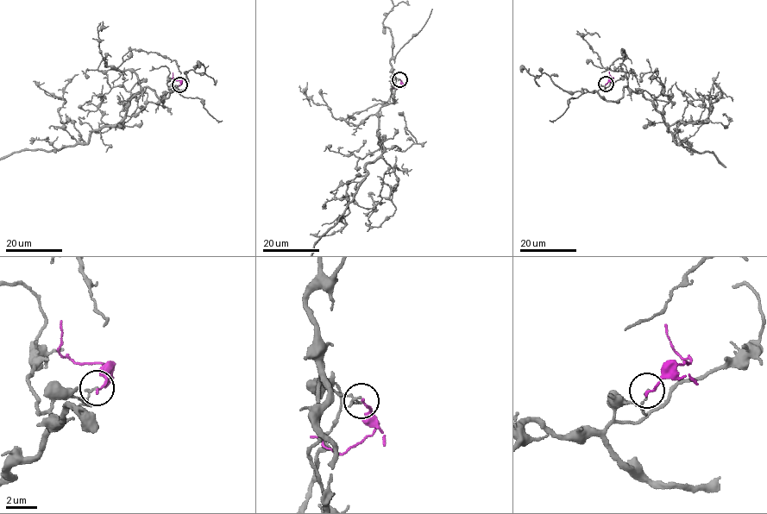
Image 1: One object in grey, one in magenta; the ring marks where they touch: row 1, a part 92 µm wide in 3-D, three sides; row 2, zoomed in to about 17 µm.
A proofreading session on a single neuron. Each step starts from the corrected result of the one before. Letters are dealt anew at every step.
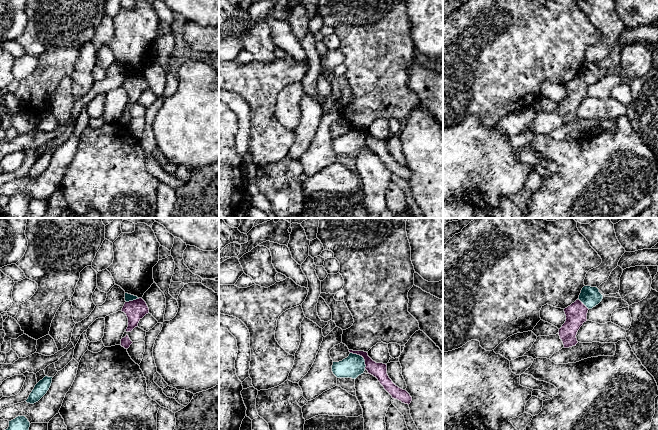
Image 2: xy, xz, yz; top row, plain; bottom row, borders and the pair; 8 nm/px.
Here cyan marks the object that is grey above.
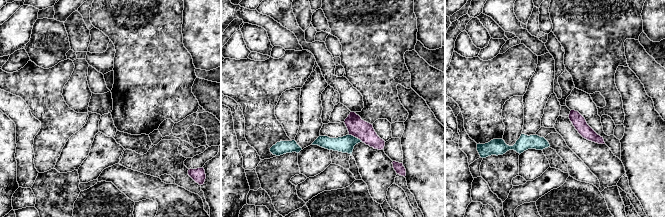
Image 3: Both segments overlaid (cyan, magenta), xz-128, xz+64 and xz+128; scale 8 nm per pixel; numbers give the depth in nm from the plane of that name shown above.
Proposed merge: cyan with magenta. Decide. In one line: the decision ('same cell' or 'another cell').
another cell

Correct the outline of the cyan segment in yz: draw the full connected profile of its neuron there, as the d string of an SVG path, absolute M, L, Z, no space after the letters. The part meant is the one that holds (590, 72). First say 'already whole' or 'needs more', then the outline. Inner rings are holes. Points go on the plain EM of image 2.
already whole | M584 62L578 75L588 85L592 85L602 77L603 71L599 68L597 63Z

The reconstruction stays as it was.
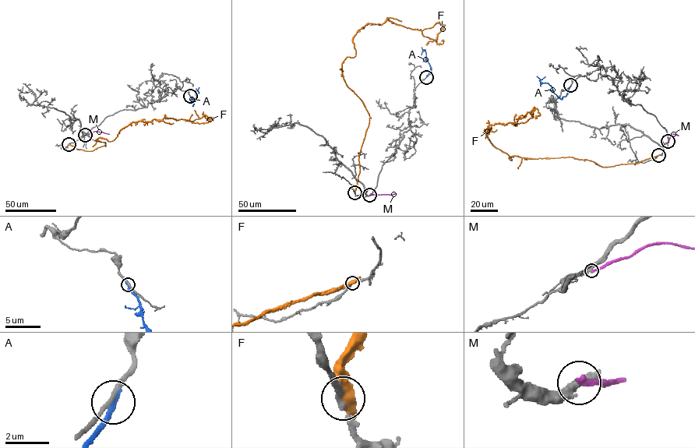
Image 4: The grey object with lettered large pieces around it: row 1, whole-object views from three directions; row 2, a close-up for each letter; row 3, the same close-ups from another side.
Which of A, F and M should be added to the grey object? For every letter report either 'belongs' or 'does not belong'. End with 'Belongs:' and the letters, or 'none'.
A: does not belong
F: does not belong
M: does not belong
Belongs: none

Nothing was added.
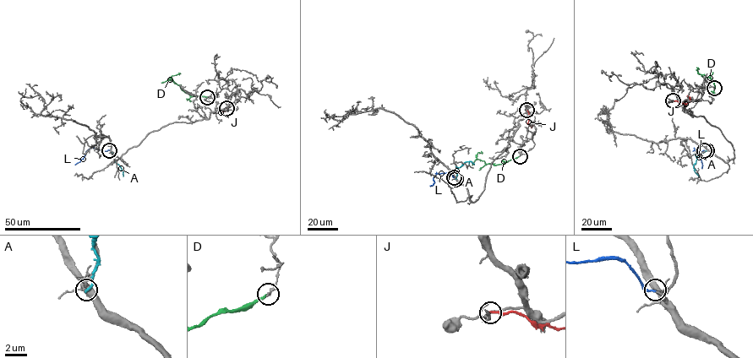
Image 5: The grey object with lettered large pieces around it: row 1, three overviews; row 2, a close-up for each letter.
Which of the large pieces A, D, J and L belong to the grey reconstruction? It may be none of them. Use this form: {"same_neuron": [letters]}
{"same_neuron": ["L"]}

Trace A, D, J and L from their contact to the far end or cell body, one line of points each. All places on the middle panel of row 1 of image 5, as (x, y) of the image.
A: (455, 178), (458, 169), (465, 162), (471, 161), (474, 165)
D: (520, 155), (494, 165), (477, 159), (476, 154), (481, 151)
J: (526, 110), (528, 123), (532, 126), (532, 124)
L: (455, 177), (449, 172), (436, 174), (433, 185), (429, 186)

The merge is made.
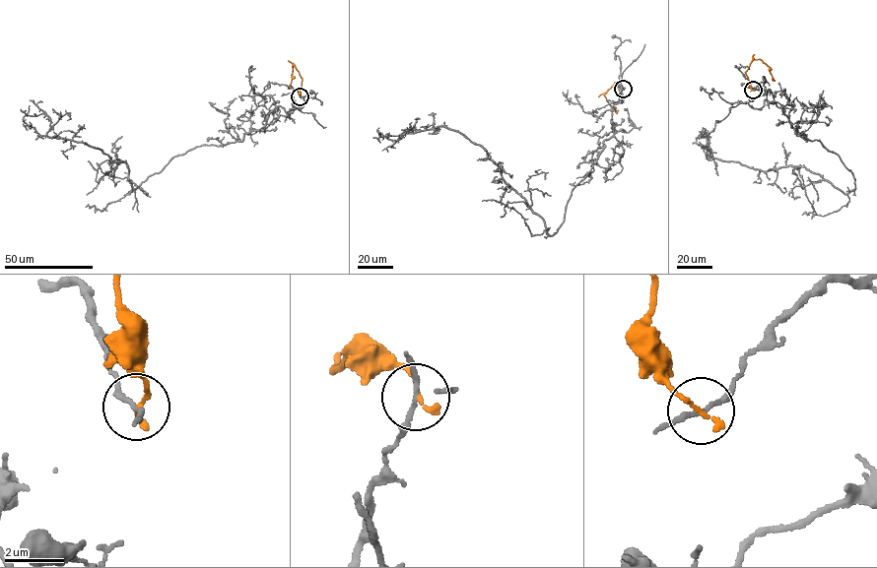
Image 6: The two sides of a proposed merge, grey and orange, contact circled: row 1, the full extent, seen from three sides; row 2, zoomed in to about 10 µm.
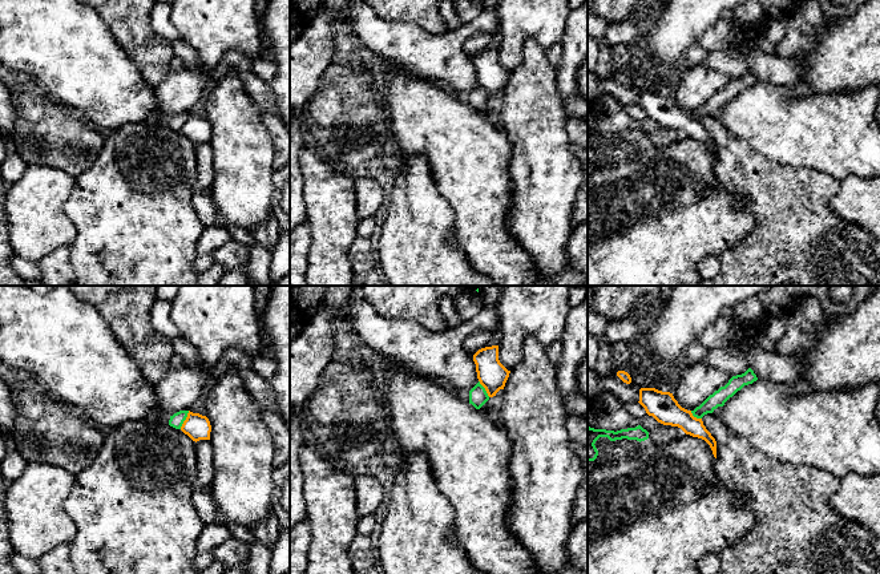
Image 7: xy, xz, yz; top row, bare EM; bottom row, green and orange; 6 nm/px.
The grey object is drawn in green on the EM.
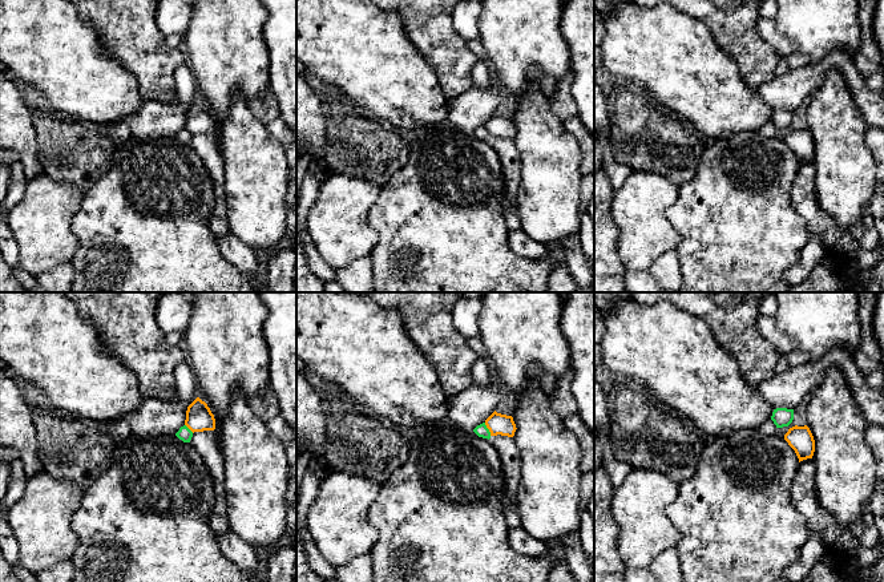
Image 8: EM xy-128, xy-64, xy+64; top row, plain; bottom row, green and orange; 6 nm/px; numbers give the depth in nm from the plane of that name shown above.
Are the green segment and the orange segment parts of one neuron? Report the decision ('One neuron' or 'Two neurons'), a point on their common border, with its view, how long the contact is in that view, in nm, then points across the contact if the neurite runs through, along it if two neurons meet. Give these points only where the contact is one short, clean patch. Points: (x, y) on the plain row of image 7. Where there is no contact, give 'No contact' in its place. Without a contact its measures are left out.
Two neurons. Touches green at xy (185, 121). Shared border 130 nm. Boundary: xy (189, 113), (180, 130)

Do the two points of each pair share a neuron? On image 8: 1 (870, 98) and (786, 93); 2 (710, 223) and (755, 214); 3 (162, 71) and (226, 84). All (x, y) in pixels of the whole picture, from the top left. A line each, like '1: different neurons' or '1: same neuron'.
1: same neuron
2: same neuron
3: different neurons

